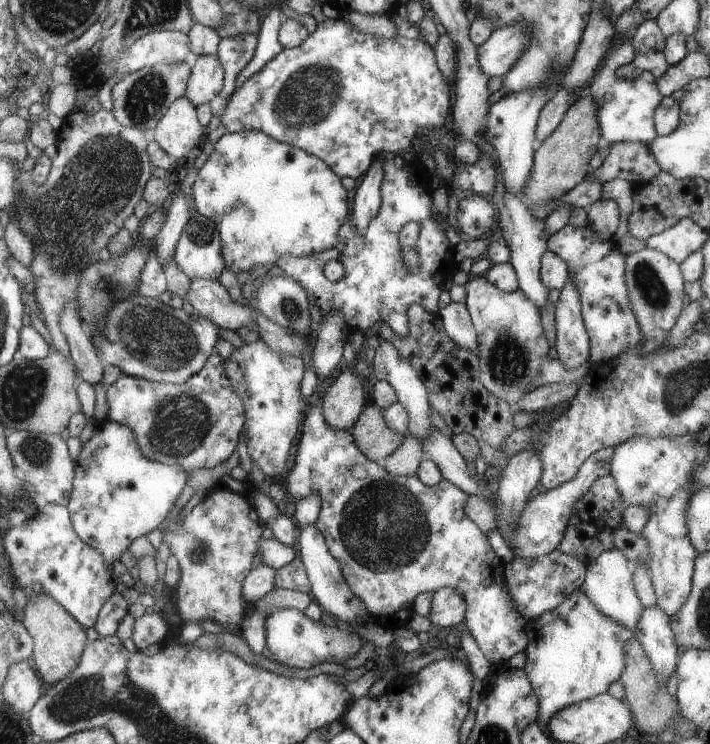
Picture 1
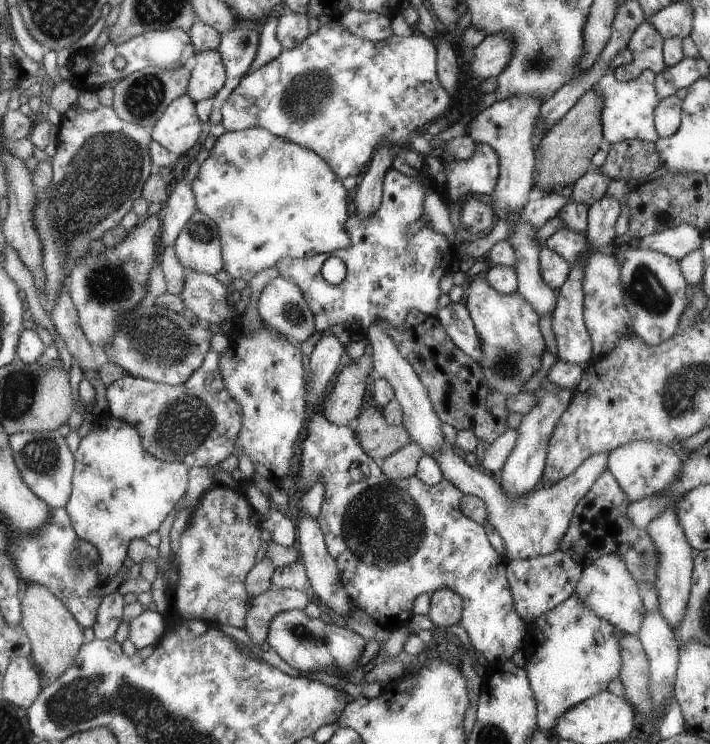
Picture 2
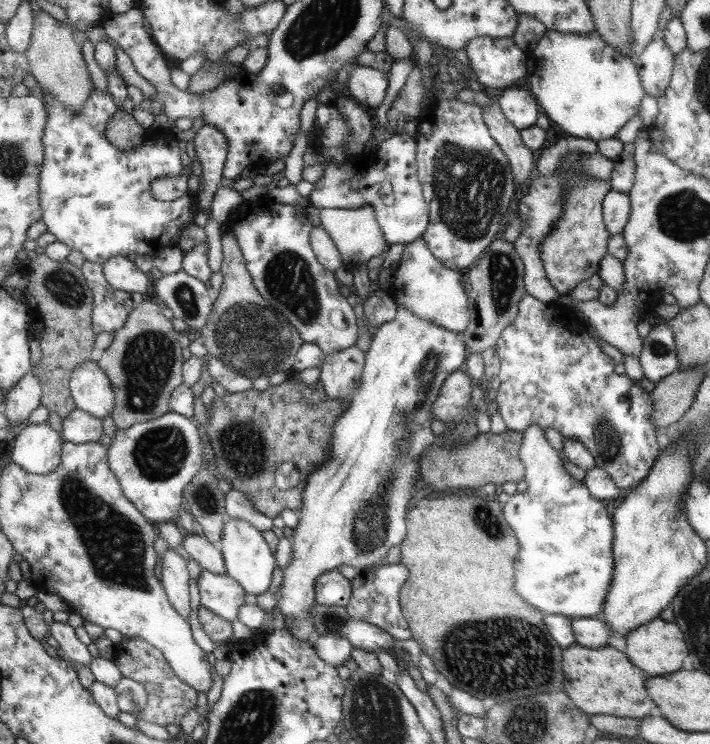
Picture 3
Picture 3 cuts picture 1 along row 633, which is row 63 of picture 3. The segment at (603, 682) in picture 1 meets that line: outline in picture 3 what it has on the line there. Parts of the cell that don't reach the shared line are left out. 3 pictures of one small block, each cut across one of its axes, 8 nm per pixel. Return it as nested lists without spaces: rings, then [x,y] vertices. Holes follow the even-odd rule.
[[[547,30],[538,45],[532,49],[531,63],[526,76],[529,92],[538,101],[541,112],[569,136],[594,141],[614,138],[616,132],[638,114],[645,92],[640,84],[641,78],[638,78],[640,72],[636,72],[632,60],[610,46],[596,30],[592,30],[590,34]]]

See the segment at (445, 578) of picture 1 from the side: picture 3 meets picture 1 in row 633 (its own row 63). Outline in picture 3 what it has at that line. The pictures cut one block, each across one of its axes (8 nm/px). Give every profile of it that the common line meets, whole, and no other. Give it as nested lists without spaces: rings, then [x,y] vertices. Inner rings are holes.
[[[481,36],[465,48],[470,67],[483,88],[509,89],[518,80],[528,76],[527,58],[524,50],[514,44],[513,37],[492,38]]]

